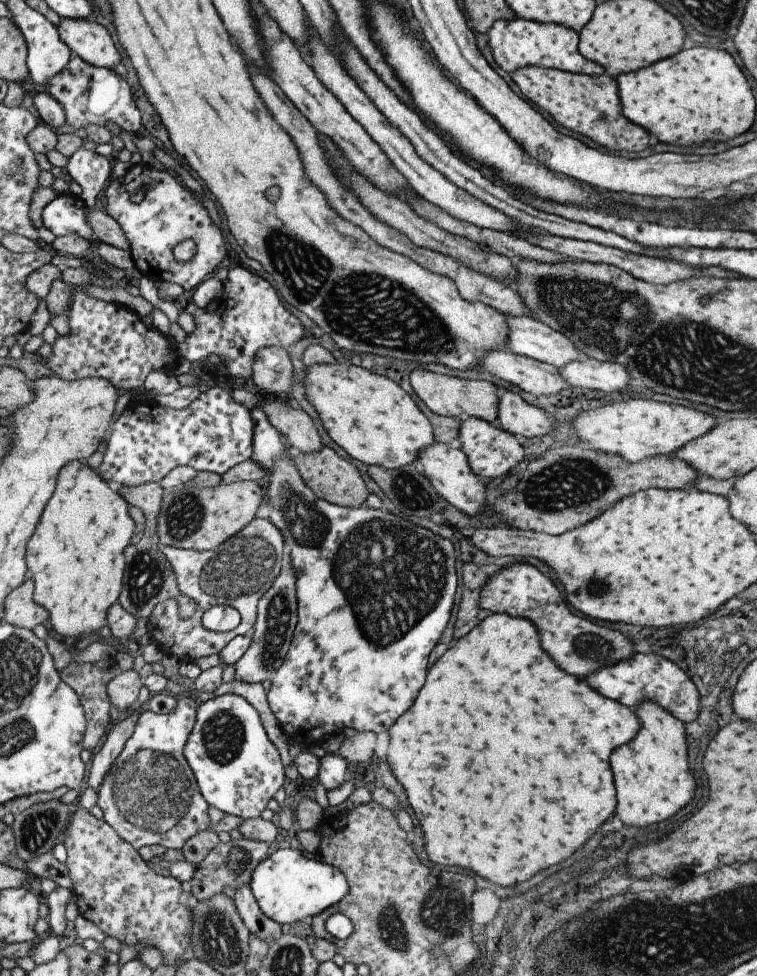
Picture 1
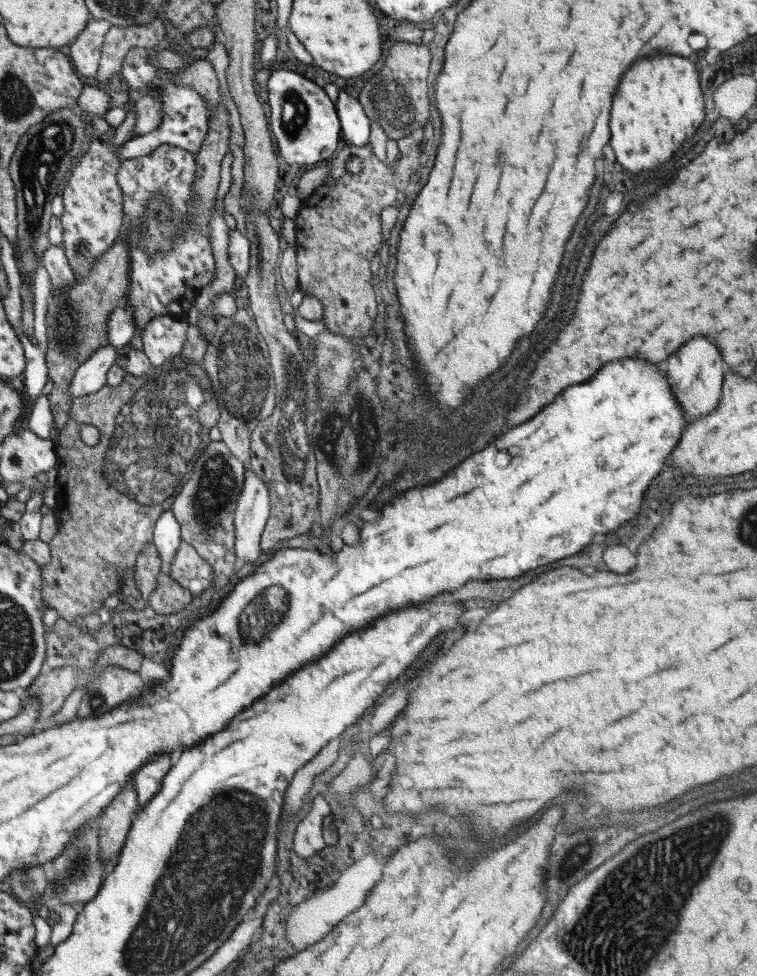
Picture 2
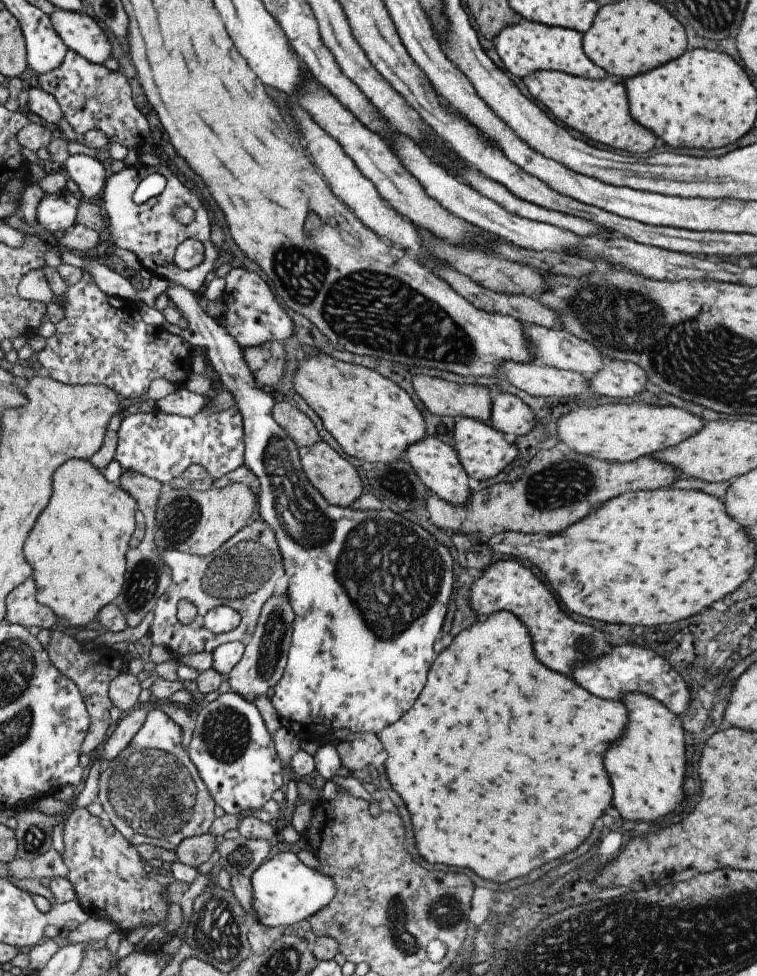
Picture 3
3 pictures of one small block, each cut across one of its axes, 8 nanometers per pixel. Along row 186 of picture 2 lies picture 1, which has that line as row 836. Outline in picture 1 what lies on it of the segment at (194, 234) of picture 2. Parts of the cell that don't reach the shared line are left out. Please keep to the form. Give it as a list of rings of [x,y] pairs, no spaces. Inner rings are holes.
[[[185,695],[177,701],[176,710],[169,714],[159,715],[146,708],[142,709],[134,732],[97,790],[96,806],[100,808],[102,818],[137,851],[146,845],[181,849],[189,838],[212,828],[208,815],[209,804],[202,796],[193,770],[183,753],[187,738],[195,725],[198,703],[198,699]]]

